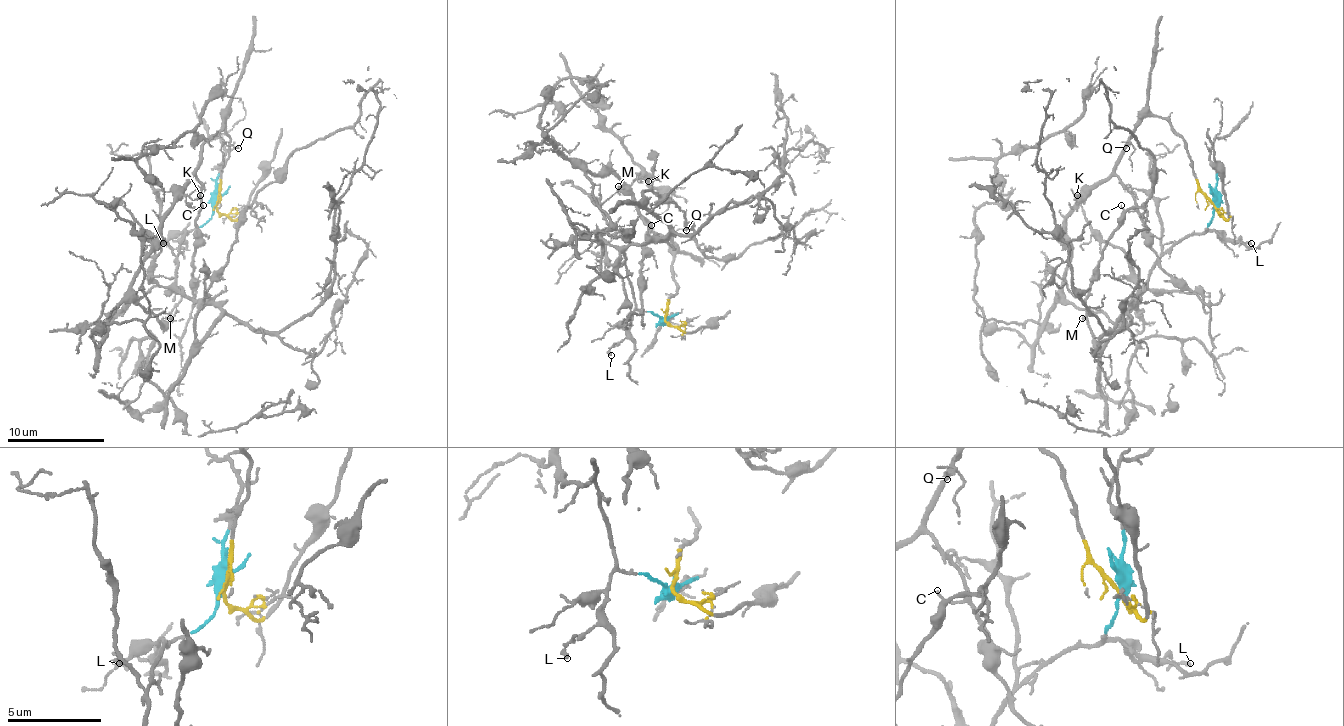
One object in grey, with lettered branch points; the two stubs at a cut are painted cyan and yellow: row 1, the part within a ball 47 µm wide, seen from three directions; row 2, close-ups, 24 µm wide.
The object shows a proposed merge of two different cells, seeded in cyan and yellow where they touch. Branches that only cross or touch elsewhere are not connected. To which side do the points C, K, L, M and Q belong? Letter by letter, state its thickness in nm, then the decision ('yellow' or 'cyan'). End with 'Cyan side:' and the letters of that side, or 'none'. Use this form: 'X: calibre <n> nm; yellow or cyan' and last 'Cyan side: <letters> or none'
C: calibre 100 nm; yellow
K: calibre 100 nm; yellow
L: calibre 140 nm; cyan
M: calibre 140 nm; yellow
Q: calibre 130 nm; yellow
Cyan side: L

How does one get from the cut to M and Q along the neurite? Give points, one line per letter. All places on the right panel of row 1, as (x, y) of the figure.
M: (1215, 204), (1186, 141), (1145, 117), (1067, 219), (1062, 294), (1101, 309), (1081, 319)
Q: (1215, 204), (1198, 185), (1186, 141), (1164, 119), (1145, 117), (1125, 148)

